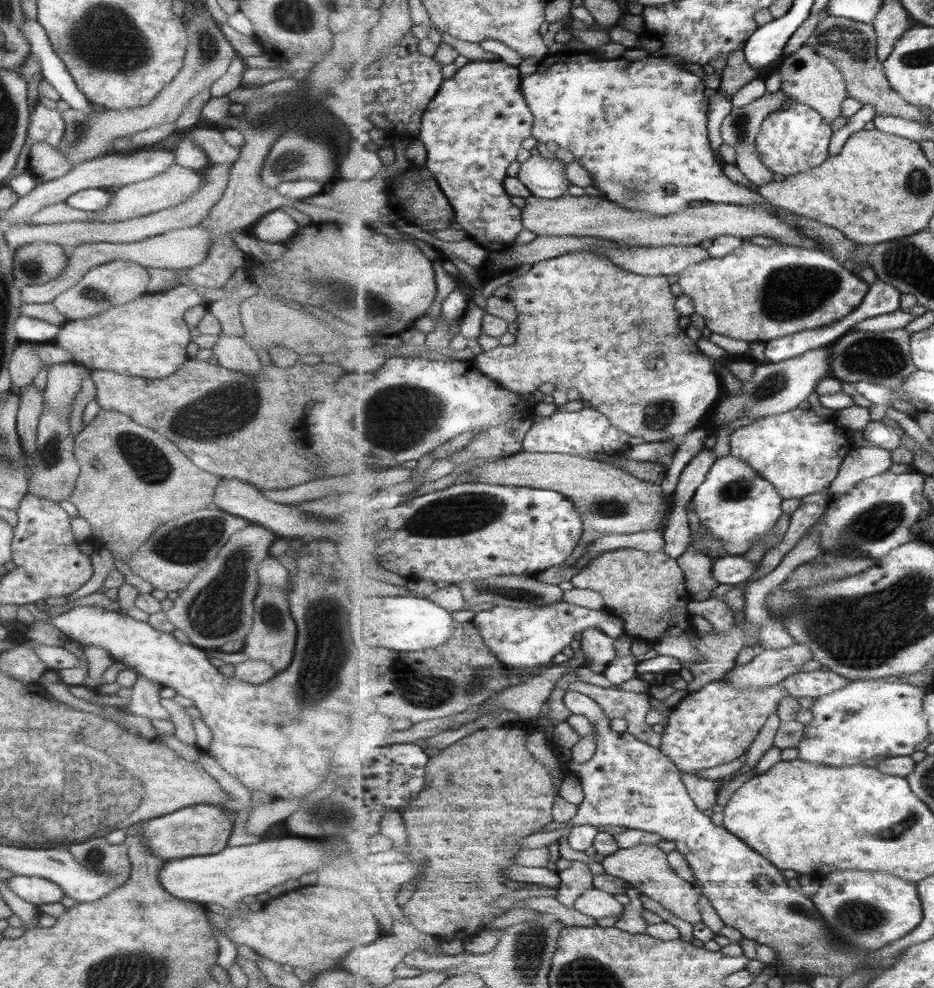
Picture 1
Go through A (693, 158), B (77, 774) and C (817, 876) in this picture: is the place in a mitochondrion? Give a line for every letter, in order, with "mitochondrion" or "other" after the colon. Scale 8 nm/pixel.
A: other
B: mitochondrion
C: other

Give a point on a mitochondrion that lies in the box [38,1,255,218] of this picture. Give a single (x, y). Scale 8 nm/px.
(206, 36)

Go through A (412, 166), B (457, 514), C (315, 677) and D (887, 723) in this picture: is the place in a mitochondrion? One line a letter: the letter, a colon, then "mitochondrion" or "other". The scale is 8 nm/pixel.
A: other
B: mitochondrion
C: mitochondrion
D: other

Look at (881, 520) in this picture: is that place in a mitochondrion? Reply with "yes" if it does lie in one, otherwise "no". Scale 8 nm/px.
yes

